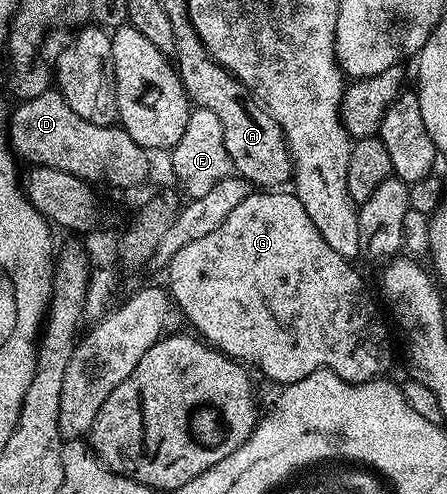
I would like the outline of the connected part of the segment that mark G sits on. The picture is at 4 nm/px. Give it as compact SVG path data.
M250 191L215 231L179 247L167 266L173 276L167 289L176 308L181 308L182 315L213 348L257 368L263 376L278 381L278 386L307 379L317 369L329 369L354 385L378 380L388 374L393 361L390 326L377 314L378 302L369 298L364 279L353 270L354 262L339 255L319 235L296 193L281 192L285 191Z

